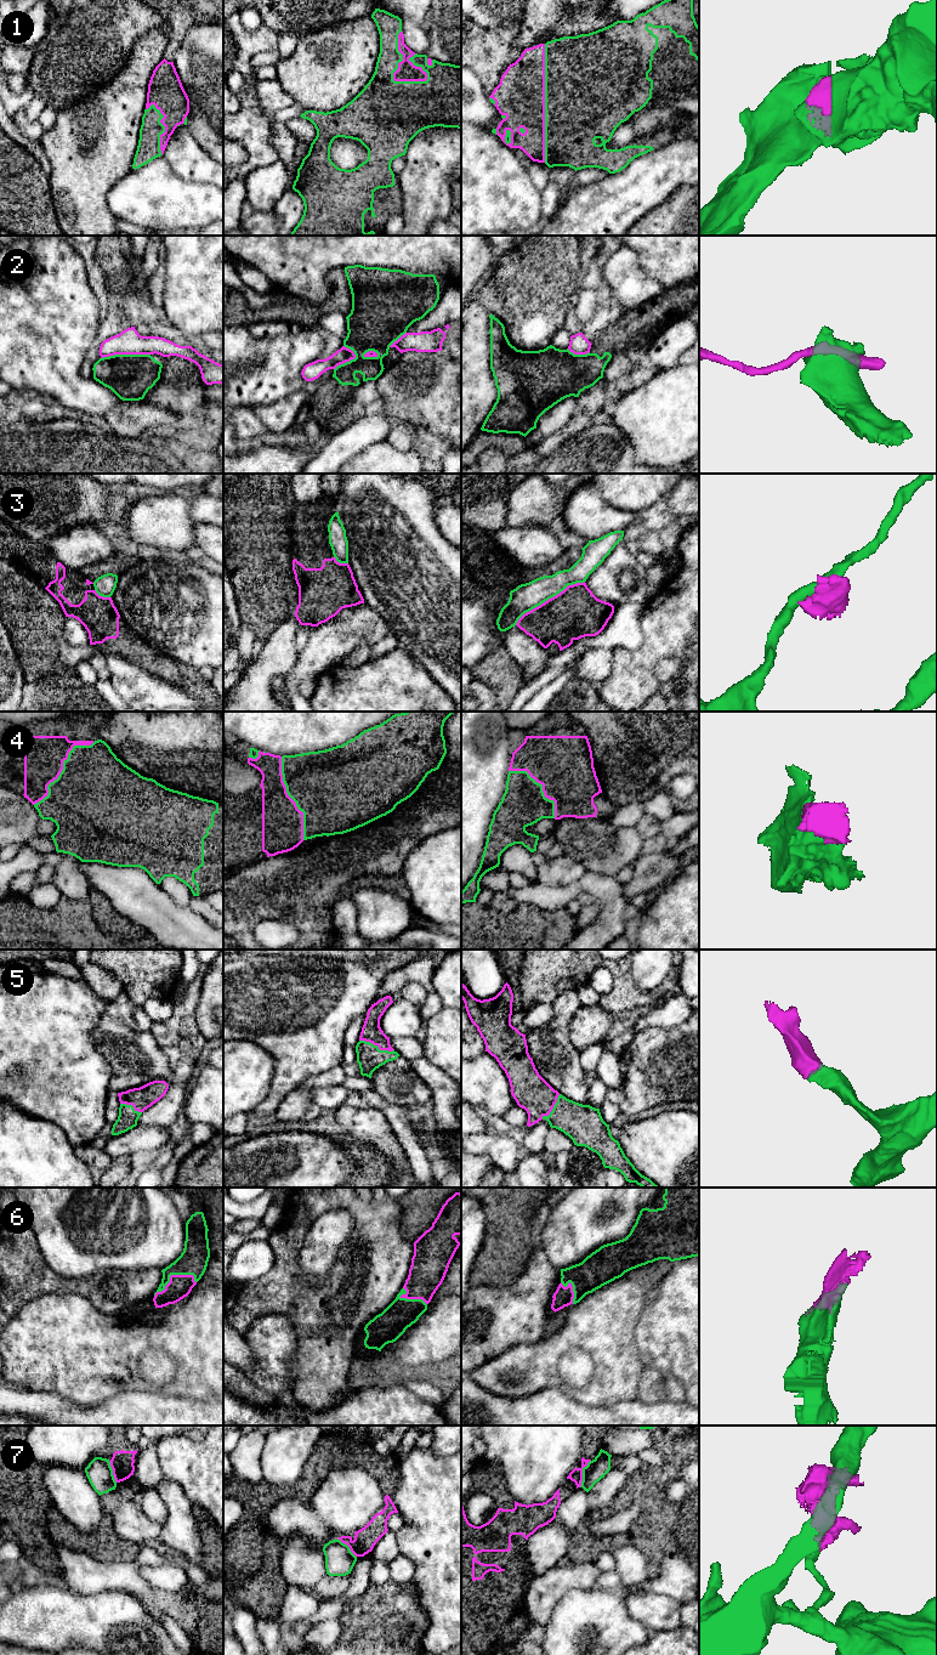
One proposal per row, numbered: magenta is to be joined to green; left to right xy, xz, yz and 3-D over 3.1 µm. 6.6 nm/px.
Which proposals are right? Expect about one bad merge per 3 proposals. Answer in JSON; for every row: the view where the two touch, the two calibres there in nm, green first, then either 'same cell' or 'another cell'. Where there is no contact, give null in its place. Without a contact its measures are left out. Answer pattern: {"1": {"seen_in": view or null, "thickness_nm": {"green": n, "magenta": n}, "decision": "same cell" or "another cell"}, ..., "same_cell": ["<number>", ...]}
{"1": {"seen_in": "yz", "thickness_nm": {"green": 500, "magenta": 320}, "decision": "same cell"}, "2": {"seen_in": "xy", "thickness_nm": {"green": 300, "magenta": 170}, "decision": "another cell"}, "3": {"seen_in": "yz", "thickness_nm": {"green": 180, "magenta": 340}, "decision": "another cell"}, "4": {"seen_in": "xy", "thickness_nm": {"green": 500, "magenta": 260}, "decision": "same cell"}, "5": {"seen_in": "xz", "thickness_nm": {"green": 170, "magenta": 130}, "decision": "same cell"}, "6": {"seen_in": "xy", "thickness_nm": {"green": 190, "magenta": 160}, "decision": "same cell"}, "7": {"seen_in": "yz", "thickness_nm": {"green": 140, "magenta": 90}, "decision": "another cell"}, "same_cell": ["1", "4", "5", "6"]}

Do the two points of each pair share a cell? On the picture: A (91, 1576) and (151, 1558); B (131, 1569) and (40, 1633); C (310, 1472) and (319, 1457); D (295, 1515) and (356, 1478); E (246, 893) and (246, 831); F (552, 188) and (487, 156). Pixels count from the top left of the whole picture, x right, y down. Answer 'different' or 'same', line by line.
A: different
B: different
C: same
D: same
E: different
F: different

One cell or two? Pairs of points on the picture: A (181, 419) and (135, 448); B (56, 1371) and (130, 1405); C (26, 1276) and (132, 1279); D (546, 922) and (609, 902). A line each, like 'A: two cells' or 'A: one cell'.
A: two cells
B: two cells
C: one cell
D: two cells

